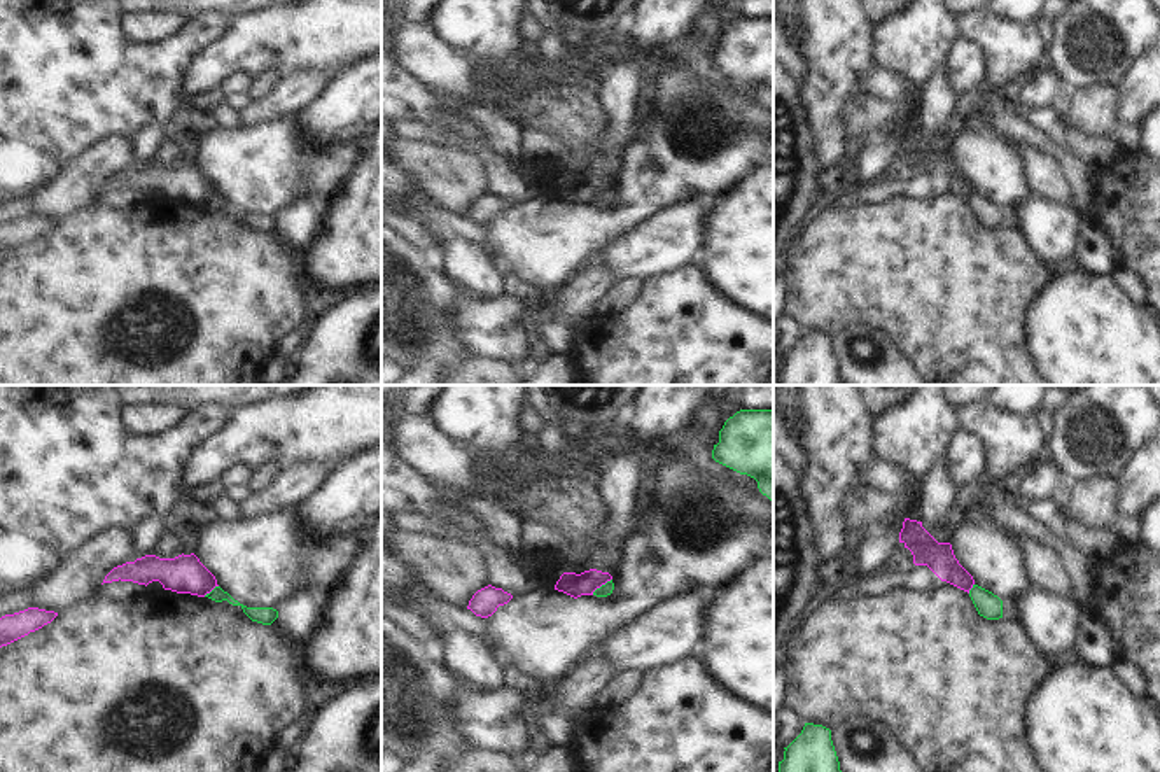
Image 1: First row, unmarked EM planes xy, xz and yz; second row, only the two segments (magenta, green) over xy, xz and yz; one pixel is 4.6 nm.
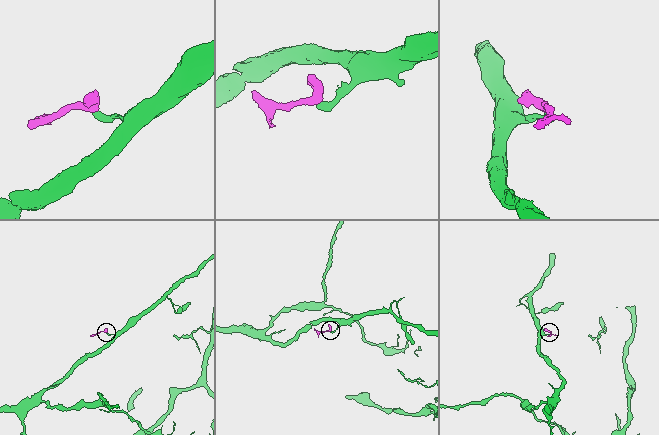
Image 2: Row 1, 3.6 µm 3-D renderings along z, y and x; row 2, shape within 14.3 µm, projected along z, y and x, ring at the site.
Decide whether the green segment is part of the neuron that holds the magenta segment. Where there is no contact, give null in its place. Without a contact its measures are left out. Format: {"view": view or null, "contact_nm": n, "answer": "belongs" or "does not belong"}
{"view": "xz", "contact_nm": 120, "answer": "does not belong"}

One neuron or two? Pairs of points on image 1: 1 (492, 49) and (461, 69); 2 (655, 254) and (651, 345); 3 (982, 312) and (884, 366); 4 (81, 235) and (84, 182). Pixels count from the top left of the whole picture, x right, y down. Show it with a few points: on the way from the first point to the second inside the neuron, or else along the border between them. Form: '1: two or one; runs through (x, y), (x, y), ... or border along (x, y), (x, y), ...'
1: two; border along (469, 55), (487, 76)
2: two; border along (695, 265), (684, 265), (644, 280)
3: two; border along (872, 328), (879, 329), (914, 366)
4: two; border along (95, 202), (58, 221)

